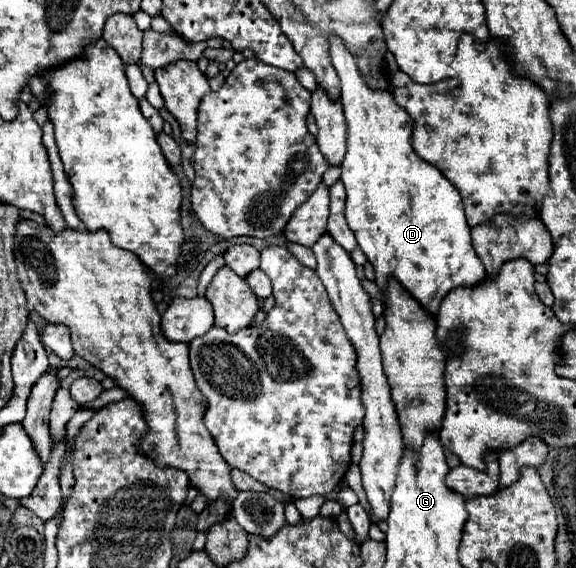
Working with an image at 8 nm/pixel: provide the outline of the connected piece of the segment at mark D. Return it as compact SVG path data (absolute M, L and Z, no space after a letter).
M330 35L330 57L332 65L338 71L342 83L342 105L346 117L346 157L342 161L342 181L346 185L346 221L354 231L358 247L366 253L368 261L374 265L376 283L384 287L388 277L396 277L410 293L416 297L432 315L438 313L440 301L448 291L458 285L476 285L482 281L486 271L482 269L482 261L472 249L470 227L464 217L464 205L460 201L460 193L454 189L442 173L422 161L410 145L410 133L414 131L414 121L410 121L410 113L402 109L388 89L370 89L354 61L354 55L338 41L338 37Z

